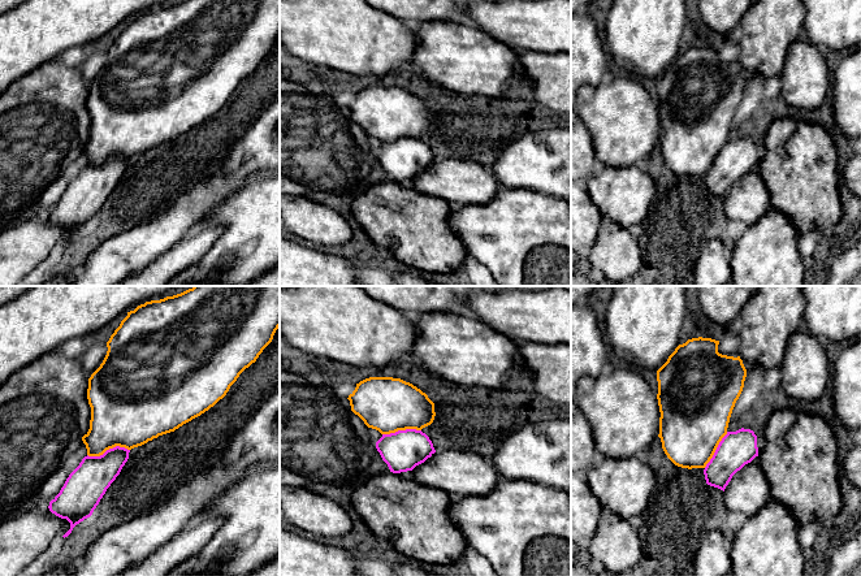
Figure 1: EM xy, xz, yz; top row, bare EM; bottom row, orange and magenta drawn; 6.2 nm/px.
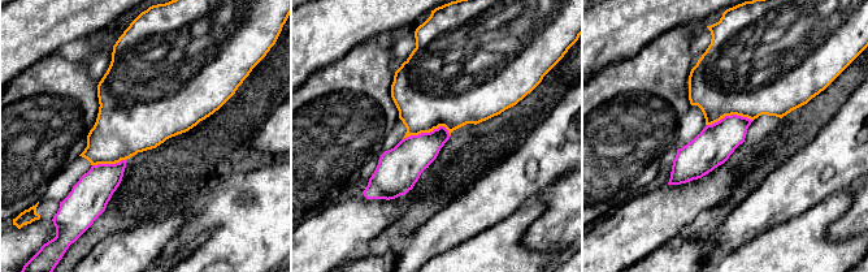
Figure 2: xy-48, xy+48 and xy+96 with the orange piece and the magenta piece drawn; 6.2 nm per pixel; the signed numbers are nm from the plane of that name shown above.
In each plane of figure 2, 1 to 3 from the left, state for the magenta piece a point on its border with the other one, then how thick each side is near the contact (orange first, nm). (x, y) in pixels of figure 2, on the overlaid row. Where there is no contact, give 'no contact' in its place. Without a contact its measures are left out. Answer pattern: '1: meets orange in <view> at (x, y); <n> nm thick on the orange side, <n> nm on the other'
1: meets orange in xy-48 at (109, 163); 360 nm thick on the orange side, 240 nm on the other
2: meets orange in xy+48 at (426, 132); 460 nm thick on the orange side, 240 nm on the other
3: meets orange in xy+96 at (729, 115); 480 nm thick on the orange side, 240 nm on the other

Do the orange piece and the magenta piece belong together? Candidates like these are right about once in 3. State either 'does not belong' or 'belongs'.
belongs

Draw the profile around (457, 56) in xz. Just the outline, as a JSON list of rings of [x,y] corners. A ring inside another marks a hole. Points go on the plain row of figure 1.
[[[425,22],[415,30],[415,35],[417,48],[411,69],[428,83],[466,95],[527,98],[531,85],[520,65],[518,49],[467,23]]]

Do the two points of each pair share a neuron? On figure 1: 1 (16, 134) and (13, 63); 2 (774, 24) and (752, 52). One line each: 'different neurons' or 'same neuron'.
1: different neurons
2: same neuron

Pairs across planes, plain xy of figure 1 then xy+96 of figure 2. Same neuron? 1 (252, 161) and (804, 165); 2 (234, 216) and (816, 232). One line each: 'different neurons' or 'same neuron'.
1: same neuron
2: different neurons

